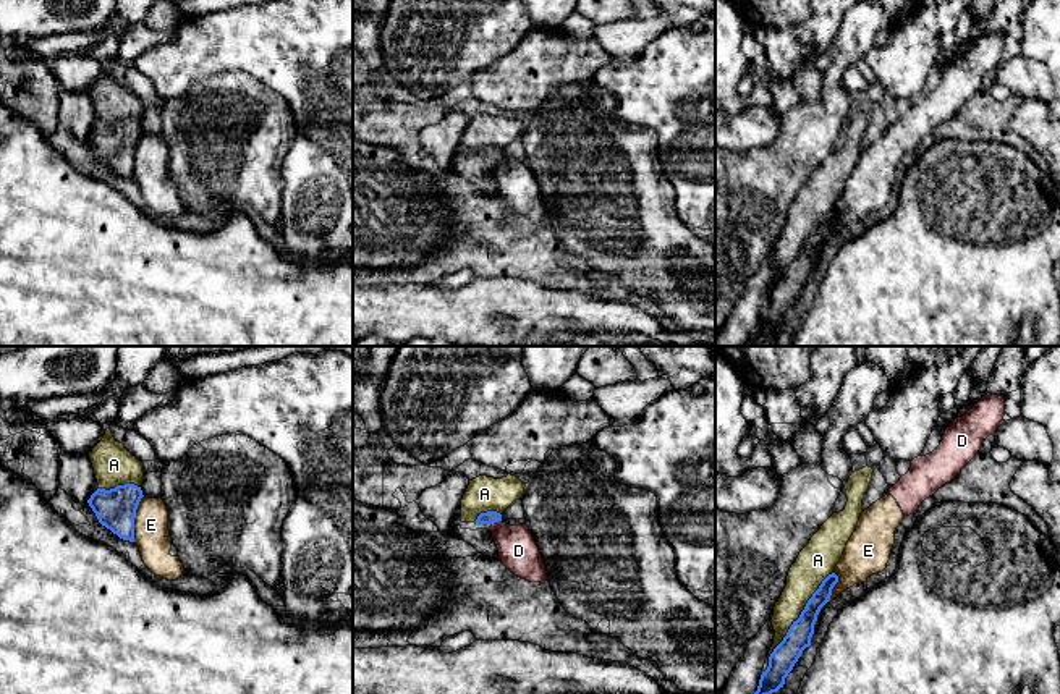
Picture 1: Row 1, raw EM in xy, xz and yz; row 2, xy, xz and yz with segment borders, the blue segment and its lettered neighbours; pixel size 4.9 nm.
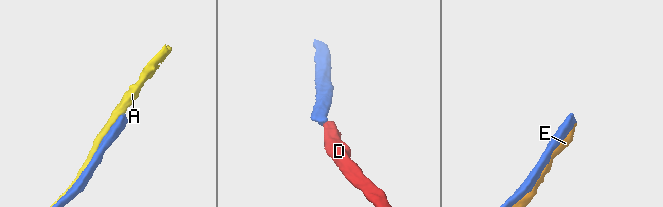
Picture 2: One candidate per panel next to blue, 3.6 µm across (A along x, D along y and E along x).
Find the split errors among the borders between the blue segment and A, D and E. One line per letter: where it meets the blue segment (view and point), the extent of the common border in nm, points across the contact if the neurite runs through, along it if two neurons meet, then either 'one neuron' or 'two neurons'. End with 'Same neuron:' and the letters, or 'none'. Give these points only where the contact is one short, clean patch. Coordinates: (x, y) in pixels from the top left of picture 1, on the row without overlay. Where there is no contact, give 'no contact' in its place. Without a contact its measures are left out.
A: contact yz (795, 259); length 600 nm; two neurons
D: contact xz (496, 159); length 50 nm; border xz (500, 157), (492, 162); two neurons
E: contact yz (827, 238); length 300 nm; two neurons
Same neuron: none

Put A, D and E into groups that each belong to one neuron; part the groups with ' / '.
A / D E

